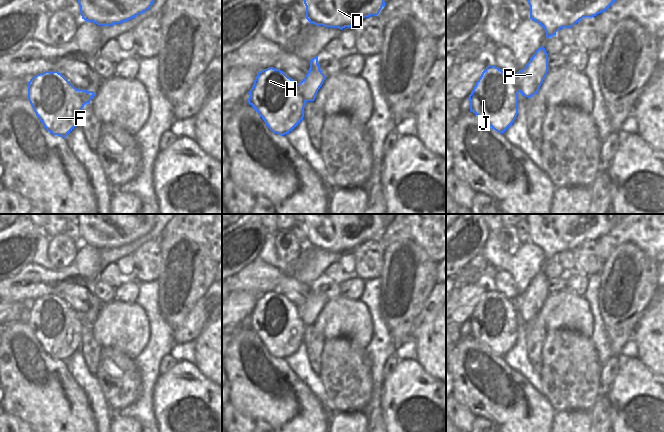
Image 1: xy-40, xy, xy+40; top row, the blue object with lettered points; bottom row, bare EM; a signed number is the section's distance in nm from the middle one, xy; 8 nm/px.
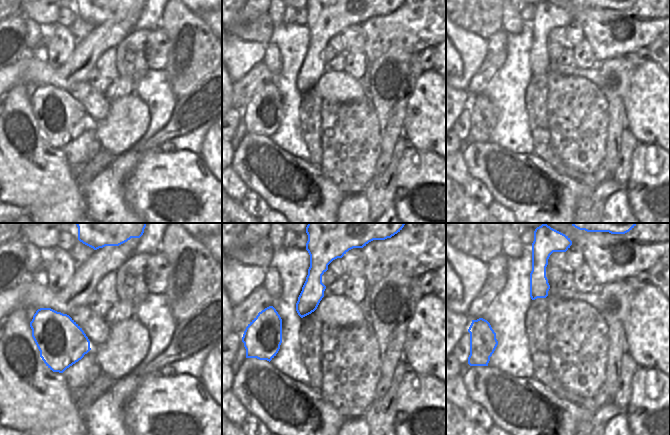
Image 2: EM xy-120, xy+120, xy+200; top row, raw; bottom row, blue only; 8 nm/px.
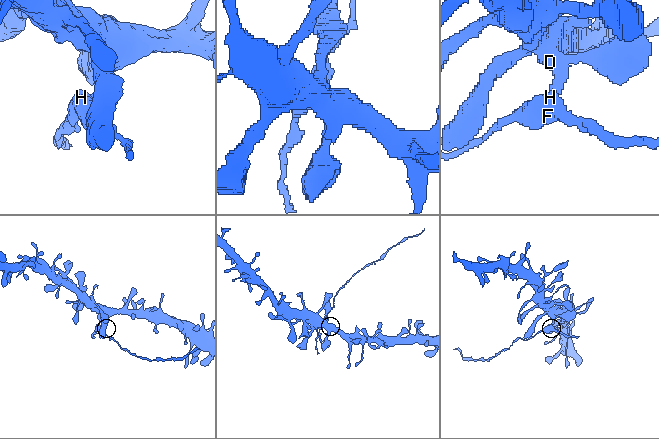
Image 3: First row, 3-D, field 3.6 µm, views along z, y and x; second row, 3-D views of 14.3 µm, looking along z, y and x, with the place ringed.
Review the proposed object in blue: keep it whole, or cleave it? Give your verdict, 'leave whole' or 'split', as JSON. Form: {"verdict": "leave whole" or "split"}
{"verdict": "split"}

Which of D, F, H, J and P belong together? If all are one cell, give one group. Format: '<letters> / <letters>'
D P / F H J

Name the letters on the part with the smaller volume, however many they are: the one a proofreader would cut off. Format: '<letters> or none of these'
F, H, J

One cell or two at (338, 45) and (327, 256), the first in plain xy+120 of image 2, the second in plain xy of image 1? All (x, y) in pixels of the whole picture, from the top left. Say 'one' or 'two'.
two

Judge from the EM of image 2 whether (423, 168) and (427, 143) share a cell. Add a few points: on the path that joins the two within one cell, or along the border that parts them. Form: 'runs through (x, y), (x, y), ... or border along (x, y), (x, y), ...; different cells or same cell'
border along (410, 143), (419, 149), (432, 151), (435, 154); different cells

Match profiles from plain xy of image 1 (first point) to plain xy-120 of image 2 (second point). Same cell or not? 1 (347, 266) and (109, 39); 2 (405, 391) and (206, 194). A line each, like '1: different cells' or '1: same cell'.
1: different cells
2: same cell

